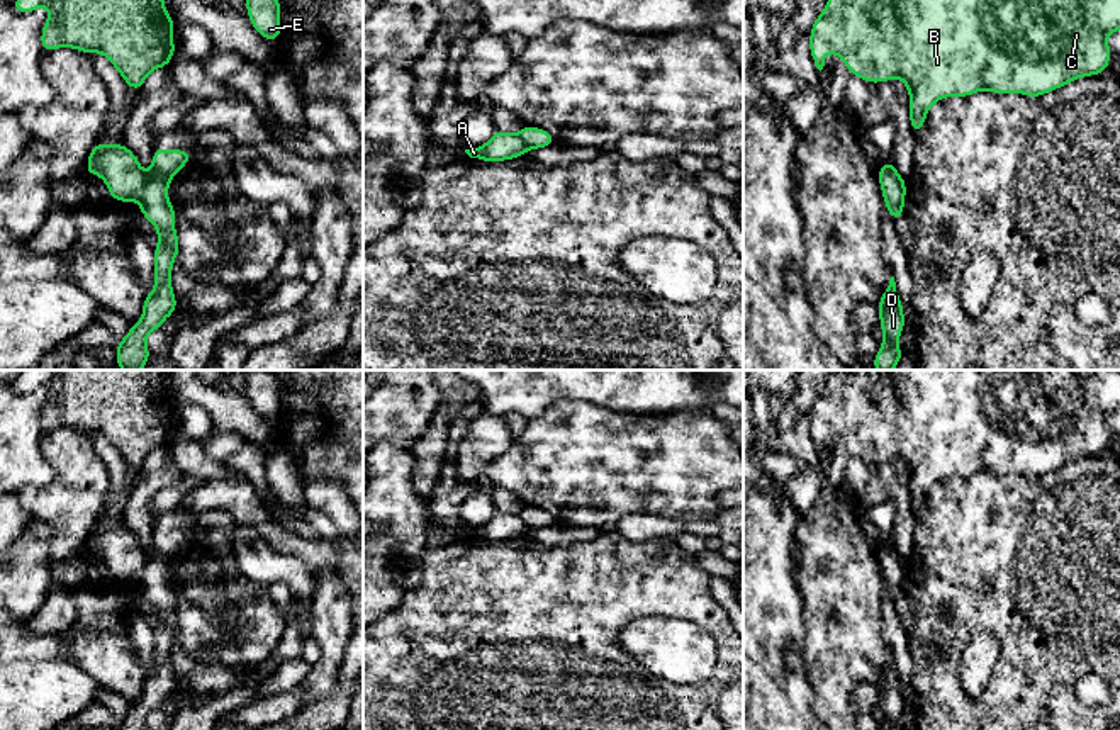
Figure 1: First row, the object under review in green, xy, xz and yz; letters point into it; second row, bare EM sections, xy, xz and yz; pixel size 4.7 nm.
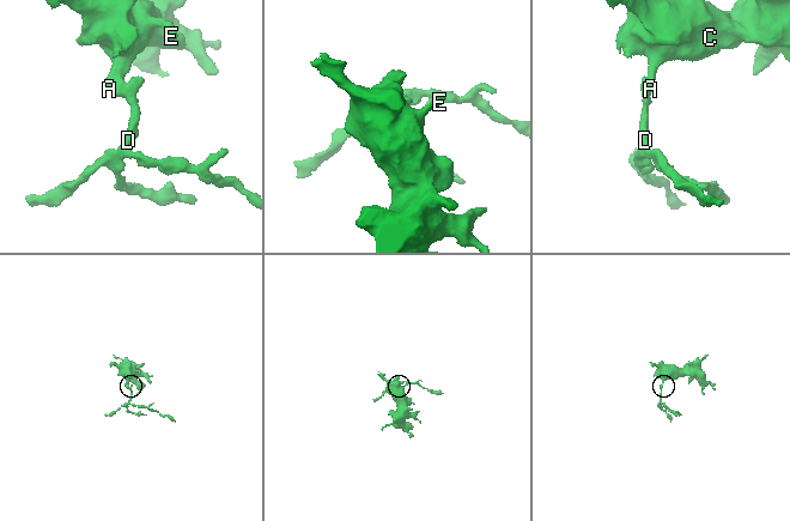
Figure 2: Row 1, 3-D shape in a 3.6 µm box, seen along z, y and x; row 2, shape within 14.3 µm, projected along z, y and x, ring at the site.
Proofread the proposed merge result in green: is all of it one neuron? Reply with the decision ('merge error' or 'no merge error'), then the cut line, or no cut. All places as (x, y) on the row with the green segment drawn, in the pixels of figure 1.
merge error; cut xy (146, 174), (143, 192), (138, 199)

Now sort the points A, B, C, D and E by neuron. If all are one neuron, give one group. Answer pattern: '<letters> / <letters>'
A B C E / D

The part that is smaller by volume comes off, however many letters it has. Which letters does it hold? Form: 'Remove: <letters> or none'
Remove: D

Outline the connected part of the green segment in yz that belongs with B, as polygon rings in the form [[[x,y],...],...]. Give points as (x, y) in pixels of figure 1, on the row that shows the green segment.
[[[826,0],[809,32],[809,53],[820,71],[830,51],[865,83],[901,78],[910,93],[910,126],[916,134],[930,107],[950,95],[966,98],[986,90],[1042,97],[1078,78],[1100,75],[1110,65],[1106,37],[1115,31],[1120,31],[1120,0]]]

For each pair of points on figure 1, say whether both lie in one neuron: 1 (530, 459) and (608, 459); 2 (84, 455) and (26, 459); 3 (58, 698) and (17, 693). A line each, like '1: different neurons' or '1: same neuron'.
1: same neuron
2: different neurons
3: same neuron

